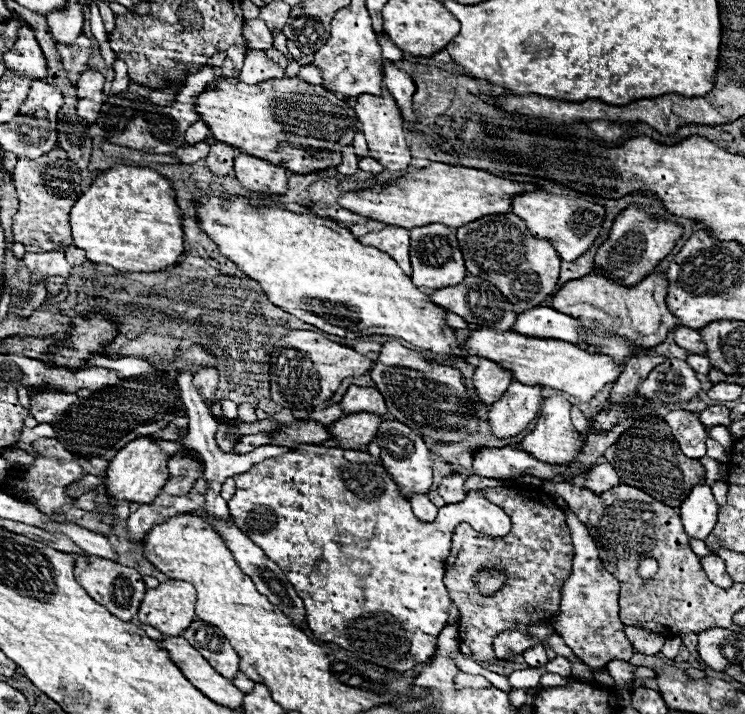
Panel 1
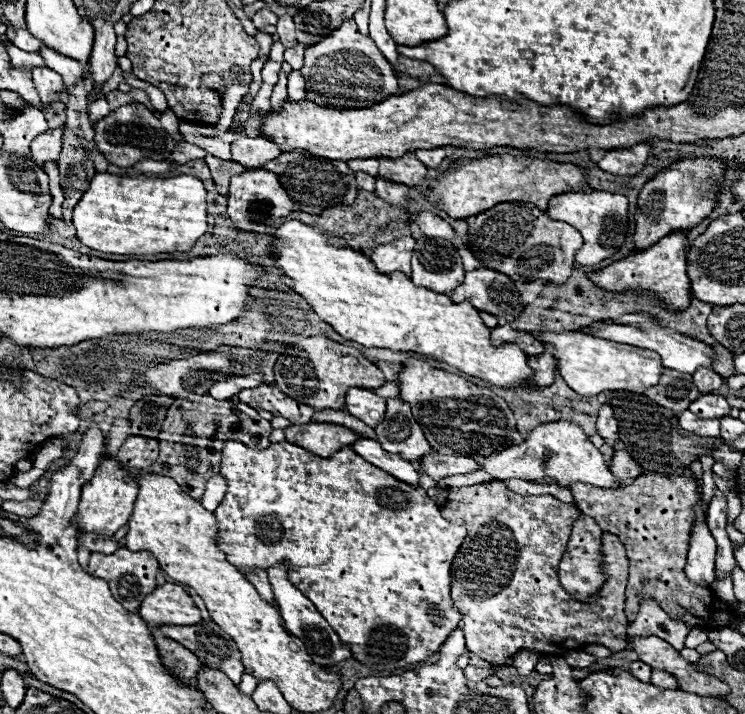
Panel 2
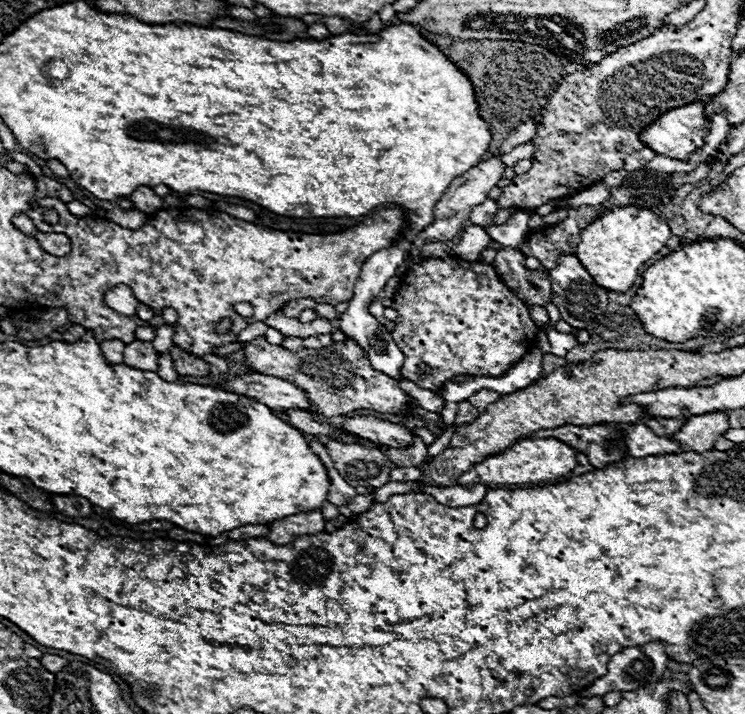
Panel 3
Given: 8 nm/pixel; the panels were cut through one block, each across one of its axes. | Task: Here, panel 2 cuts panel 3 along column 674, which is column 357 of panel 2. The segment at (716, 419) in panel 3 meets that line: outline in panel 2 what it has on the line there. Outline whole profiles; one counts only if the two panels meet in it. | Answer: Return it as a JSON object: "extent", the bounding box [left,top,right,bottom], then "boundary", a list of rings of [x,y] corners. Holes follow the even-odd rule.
{"extent":[284,424,362,456],"boundary":[[[302,424],[302,426],[288,426],[284,428],[286,442],[298,444],[318,456],[330,456],[344,446],[352,446],[362,436],[346,426],[338,424]]]}

